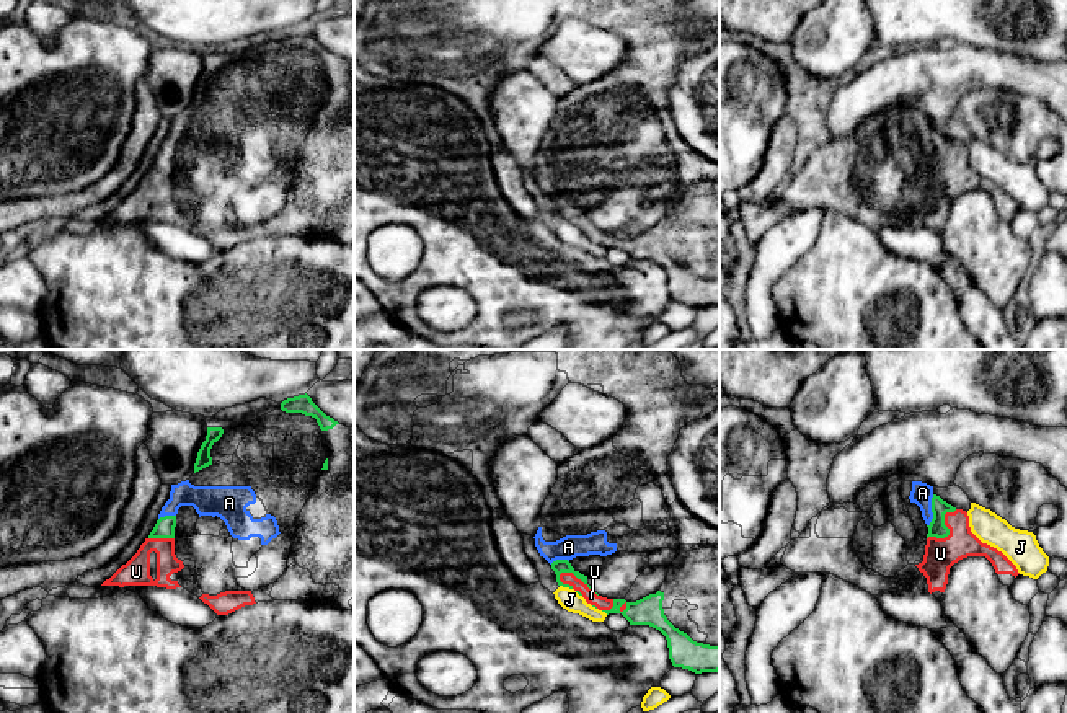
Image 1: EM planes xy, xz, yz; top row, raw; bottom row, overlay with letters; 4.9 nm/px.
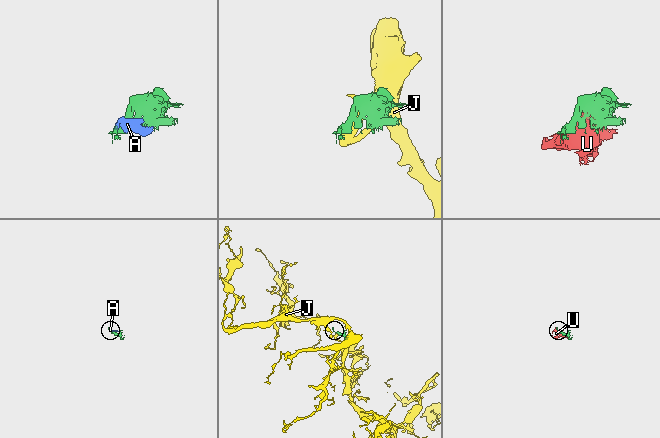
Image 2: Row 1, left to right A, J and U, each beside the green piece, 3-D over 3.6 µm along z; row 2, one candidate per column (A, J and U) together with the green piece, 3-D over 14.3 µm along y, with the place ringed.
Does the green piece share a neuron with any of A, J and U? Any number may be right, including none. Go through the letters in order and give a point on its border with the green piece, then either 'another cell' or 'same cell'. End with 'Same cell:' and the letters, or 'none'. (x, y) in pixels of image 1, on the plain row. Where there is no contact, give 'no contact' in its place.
A: contact yz (932, 146); same cell
J: contact xz (566, 221); another cell
U: contact xz (578, 212); same cell
Same cell: A, U

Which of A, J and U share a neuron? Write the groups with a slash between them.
A U / J

